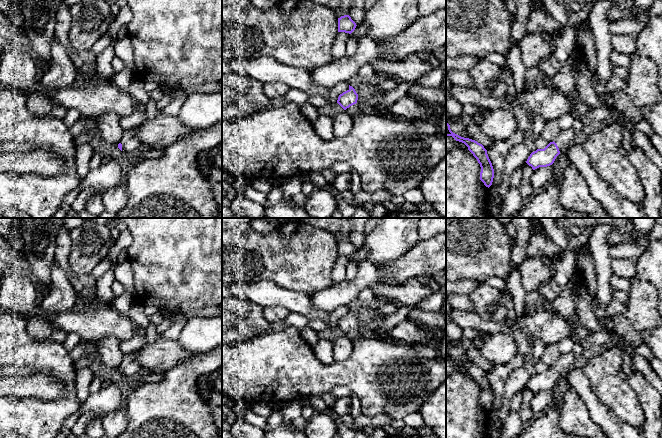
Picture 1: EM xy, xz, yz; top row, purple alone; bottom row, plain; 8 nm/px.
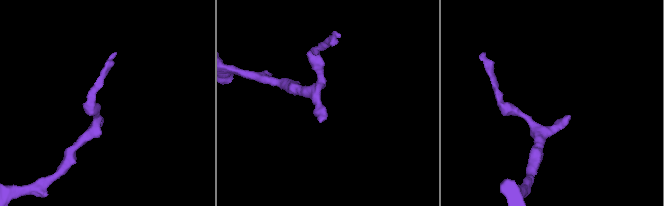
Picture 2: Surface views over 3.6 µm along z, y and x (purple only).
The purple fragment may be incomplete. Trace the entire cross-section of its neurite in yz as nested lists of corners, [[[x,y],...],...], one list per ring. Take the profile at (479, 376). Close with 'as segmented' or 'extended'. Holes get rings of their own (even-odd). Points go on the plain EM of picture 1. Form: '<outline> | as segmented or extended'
[[[446,346],[446,360],[452,360],[456,365],[464,367],[468,374],[477,383],[481,391],[480,404],[486,411],[490,411],[494,402],[494,393],[492,387],[488,381],[487,374],[484,370],[475,364],[461,361],[453,357],[450,353],[450,349]]] | as segmented

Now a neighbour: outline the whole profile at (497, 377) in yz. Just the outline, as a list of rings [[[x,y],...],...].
[[[514,330],[511,335],[518,344],[518,354],[508,364],[496,365],[487,374],[488,381],[494,393],[493,407],[497,411],[500,411],[503,405],[502,398],[506,378],[512,370],[524,366],[525,359],[530,356],[531,352],[532,341],[522,330]]]

